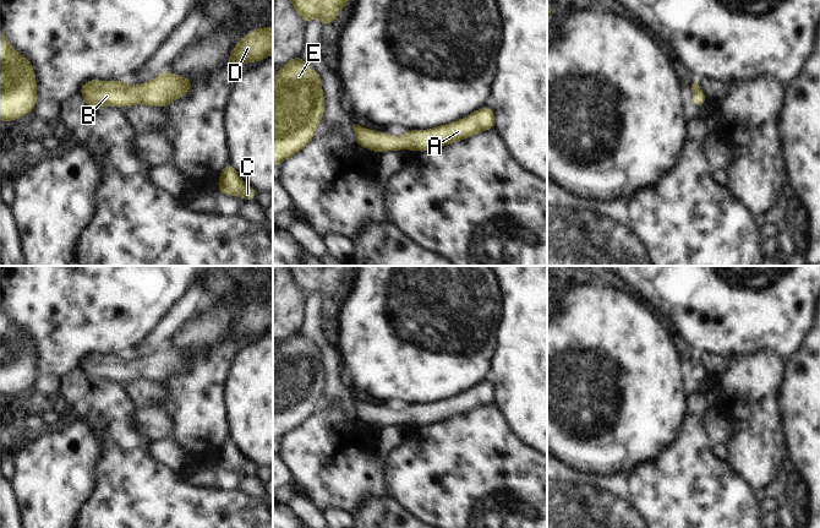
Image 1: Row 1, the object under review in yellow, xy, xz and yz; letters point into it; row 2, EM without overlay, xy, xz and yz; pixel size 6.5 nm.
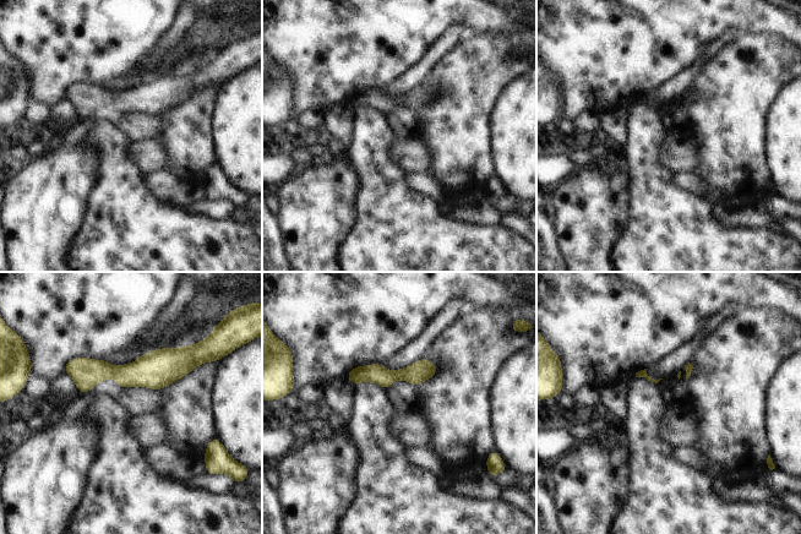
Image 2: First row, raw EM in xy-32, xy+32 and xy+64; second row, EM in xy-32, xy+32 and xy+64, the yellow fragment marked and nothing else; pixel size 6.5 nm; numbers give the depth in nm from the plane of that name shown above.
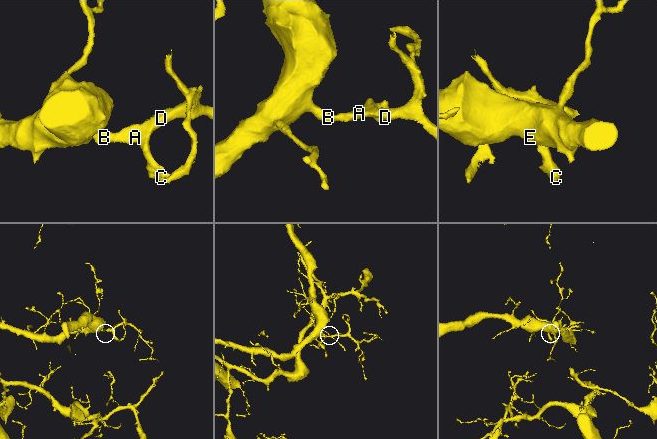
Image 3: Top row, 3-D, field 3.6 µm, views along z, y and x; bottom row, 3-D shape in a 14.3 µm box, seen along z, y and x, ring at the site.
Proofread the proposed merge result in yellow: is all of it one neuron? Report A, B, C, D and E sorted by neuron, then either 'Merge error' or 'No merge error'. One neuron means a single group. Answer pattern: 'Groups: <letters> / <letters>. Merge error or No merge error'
Groups: A B C D E. No merge error.

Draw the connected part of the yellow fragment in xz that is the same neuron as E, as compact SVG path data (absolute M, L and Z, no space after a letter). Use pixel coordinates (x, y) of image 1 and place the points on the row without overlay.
M295 330L284 338L273 358L273 440L302 424L313 414L322 396L324 371L319 348Z

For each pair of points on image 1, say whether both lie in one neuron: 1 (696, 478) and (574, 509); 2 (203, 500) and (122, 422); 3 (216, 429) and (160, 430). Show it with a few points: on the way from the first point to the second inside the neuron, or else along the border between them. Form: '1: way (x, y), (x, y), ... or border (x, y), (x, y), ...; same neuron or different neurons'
1: way (666, 509), (605, 509); same neuron
2: way (178, 500), (125, 447); same neuron
3: border (160, 407), (171, 420), (173, 435), (170, 439); different neurons

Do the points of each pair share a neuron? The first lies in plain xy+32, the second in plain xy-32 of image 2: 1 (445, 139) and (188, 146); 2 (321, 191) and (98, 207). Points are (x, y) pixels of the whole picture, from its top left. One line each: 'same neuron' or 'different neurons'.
1: same neuron
2: different neurons

